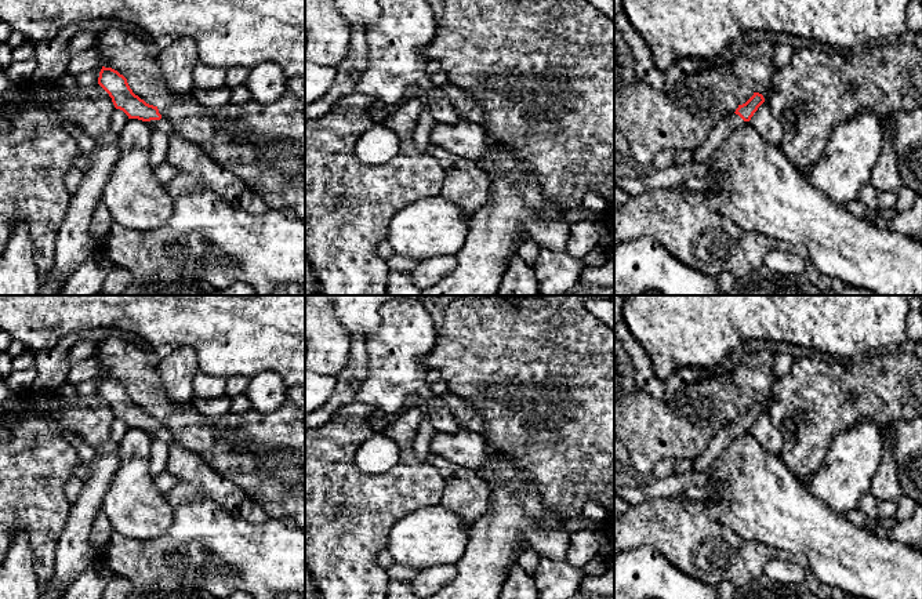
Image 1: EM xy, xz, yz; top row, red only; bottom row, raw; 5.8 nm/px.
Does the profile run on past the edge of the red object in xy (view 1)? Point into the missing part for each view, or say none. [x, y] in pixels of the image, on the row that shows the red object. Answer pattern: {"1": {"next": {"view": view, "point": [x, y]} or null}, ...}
{"1": {"next": {"view": "xy", "point": [162, 124]}}}

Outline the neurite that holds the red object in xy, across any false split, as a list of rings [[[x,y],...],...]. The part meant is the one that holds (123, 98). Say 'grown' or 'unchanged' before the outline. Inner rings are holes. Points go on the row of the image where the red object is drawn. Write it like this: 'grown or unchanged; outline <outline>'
grown; outline [[[102,66],[98,84],[109,94],[116,109],[123,110],[128,119],[146,121],[152,130],[160,130],[168,137],[174,127],[161,117],[157,106],[146,104],[130,88],[127,79],[112,68]]]

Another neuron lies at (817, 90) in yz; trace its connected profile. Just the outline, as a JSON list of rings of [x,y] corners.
[[[886,40],[857,50],[827,52],[820,47],[796,48],[791,62],[776,70],[765,102],[783,126],[780,149],[807,179],[807,170],[823,155],[832,128],[870,110],[885,117],[922,108],[922,50],[915,44]]]

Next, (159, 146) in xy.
[[[152,130],[149,160],[153,167],[163,164],[168,153],[168,135],[160,130]]]

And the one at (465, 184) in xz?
[[[429,144],[432,155],[444,170],[440,196],[455,204],[467,218],[490,202],[490,178],[476,161],[460,157],[442,146]]]

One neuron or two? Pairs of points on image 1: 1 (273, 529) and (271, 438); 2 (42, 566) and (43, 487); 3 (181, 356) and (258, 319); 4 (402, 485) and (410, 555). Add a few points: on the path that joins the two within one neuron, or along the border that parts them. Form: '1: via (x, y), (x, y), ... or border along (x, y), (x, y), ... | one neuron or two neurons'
1: border along (271, 516), (287, 516), (290, 519) | two neurons
2: via (43, 547), (43, 507) | one neuron
3: border along (162, 358), (189, 345), (199, 370) | two neurons
4: border along (436, 504), (407, 512), (391, 529), (388, 543) | two neurons

